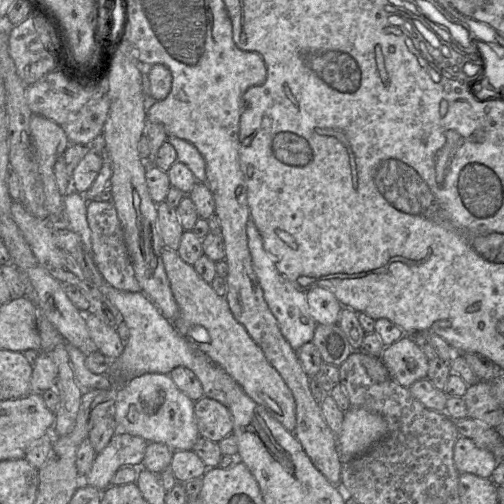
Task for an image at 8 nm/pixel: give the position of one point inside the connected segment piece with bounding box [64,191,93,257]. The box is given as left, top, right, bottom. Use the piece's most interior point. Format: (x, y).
(75, 203)

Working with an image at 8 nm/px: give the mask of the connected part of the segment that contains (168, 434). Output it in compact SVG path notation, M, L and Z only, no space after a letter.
M145 373L130 379L119 389L111 414L118 426L118 431L141 437L147 443L165 444L173 451L192 450L200 437L196 425L194 404L194 401L179 390L169 374Z

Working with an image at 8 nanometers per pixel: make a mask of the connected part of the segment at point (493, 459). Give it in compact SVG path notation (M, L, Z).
M462 435L455 443L453 459L459 474L471 473L481 478L491 478L499 461L497 454Z

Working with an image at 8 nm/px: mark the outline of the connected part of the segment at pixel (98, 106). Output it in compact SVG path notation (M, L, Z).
M107 95L88 102L68 123L61 125L71 144L90 145L103 134L110 109Z

